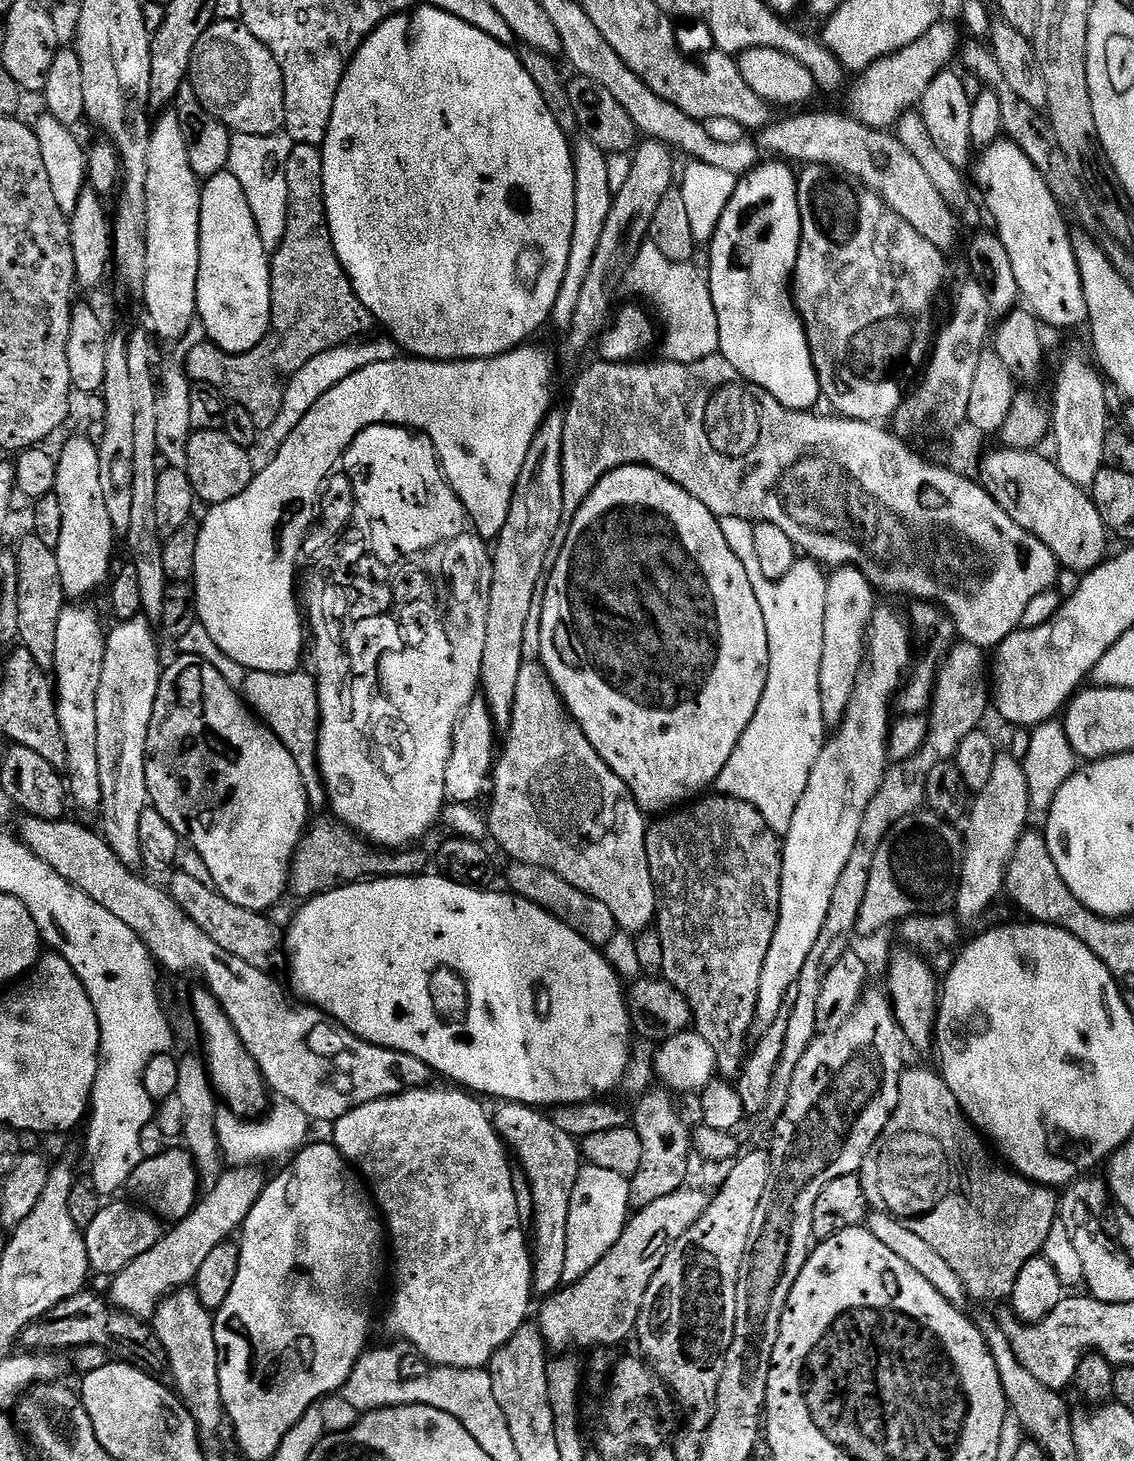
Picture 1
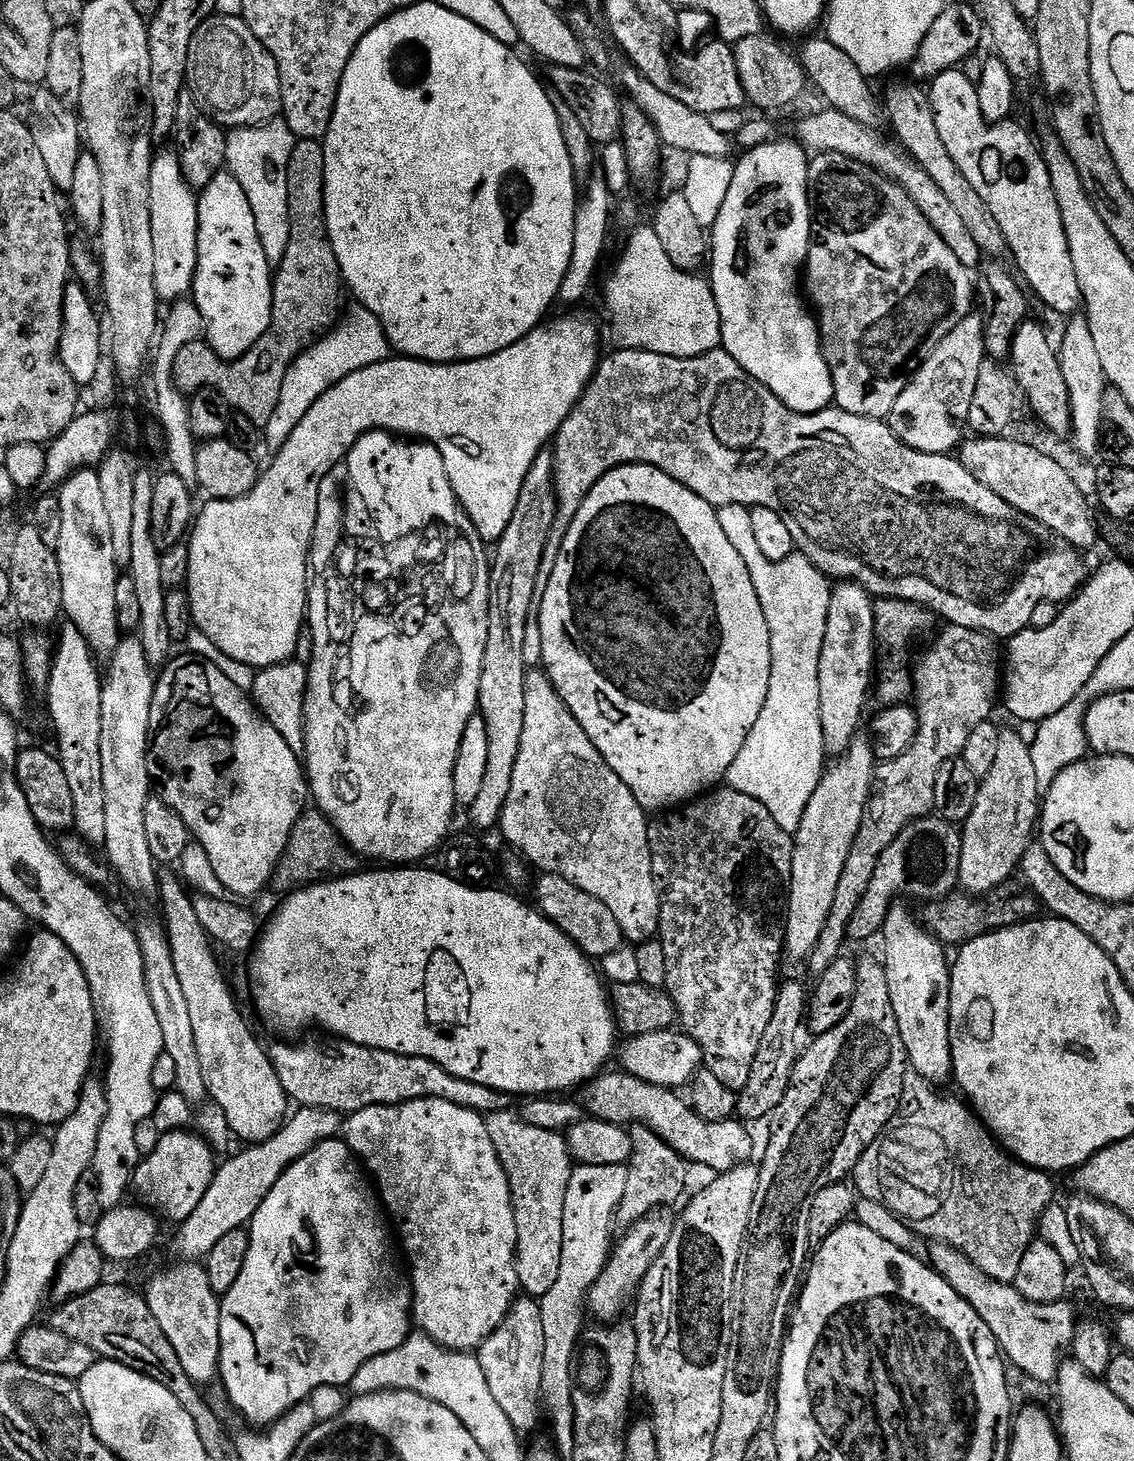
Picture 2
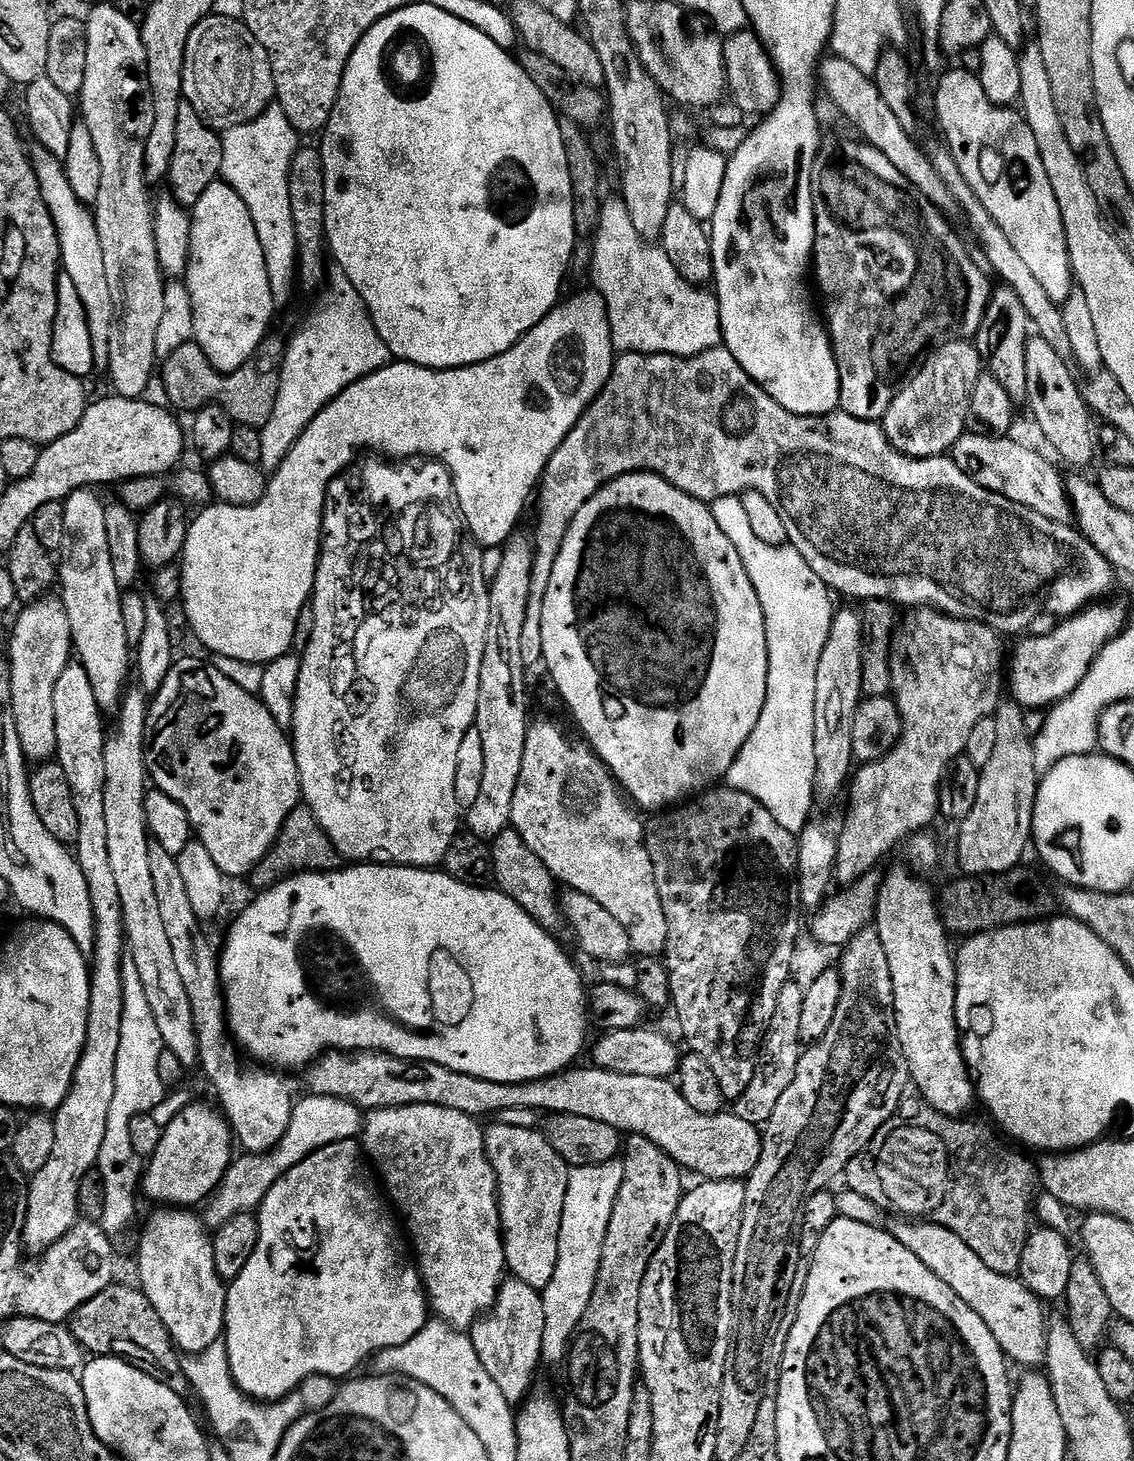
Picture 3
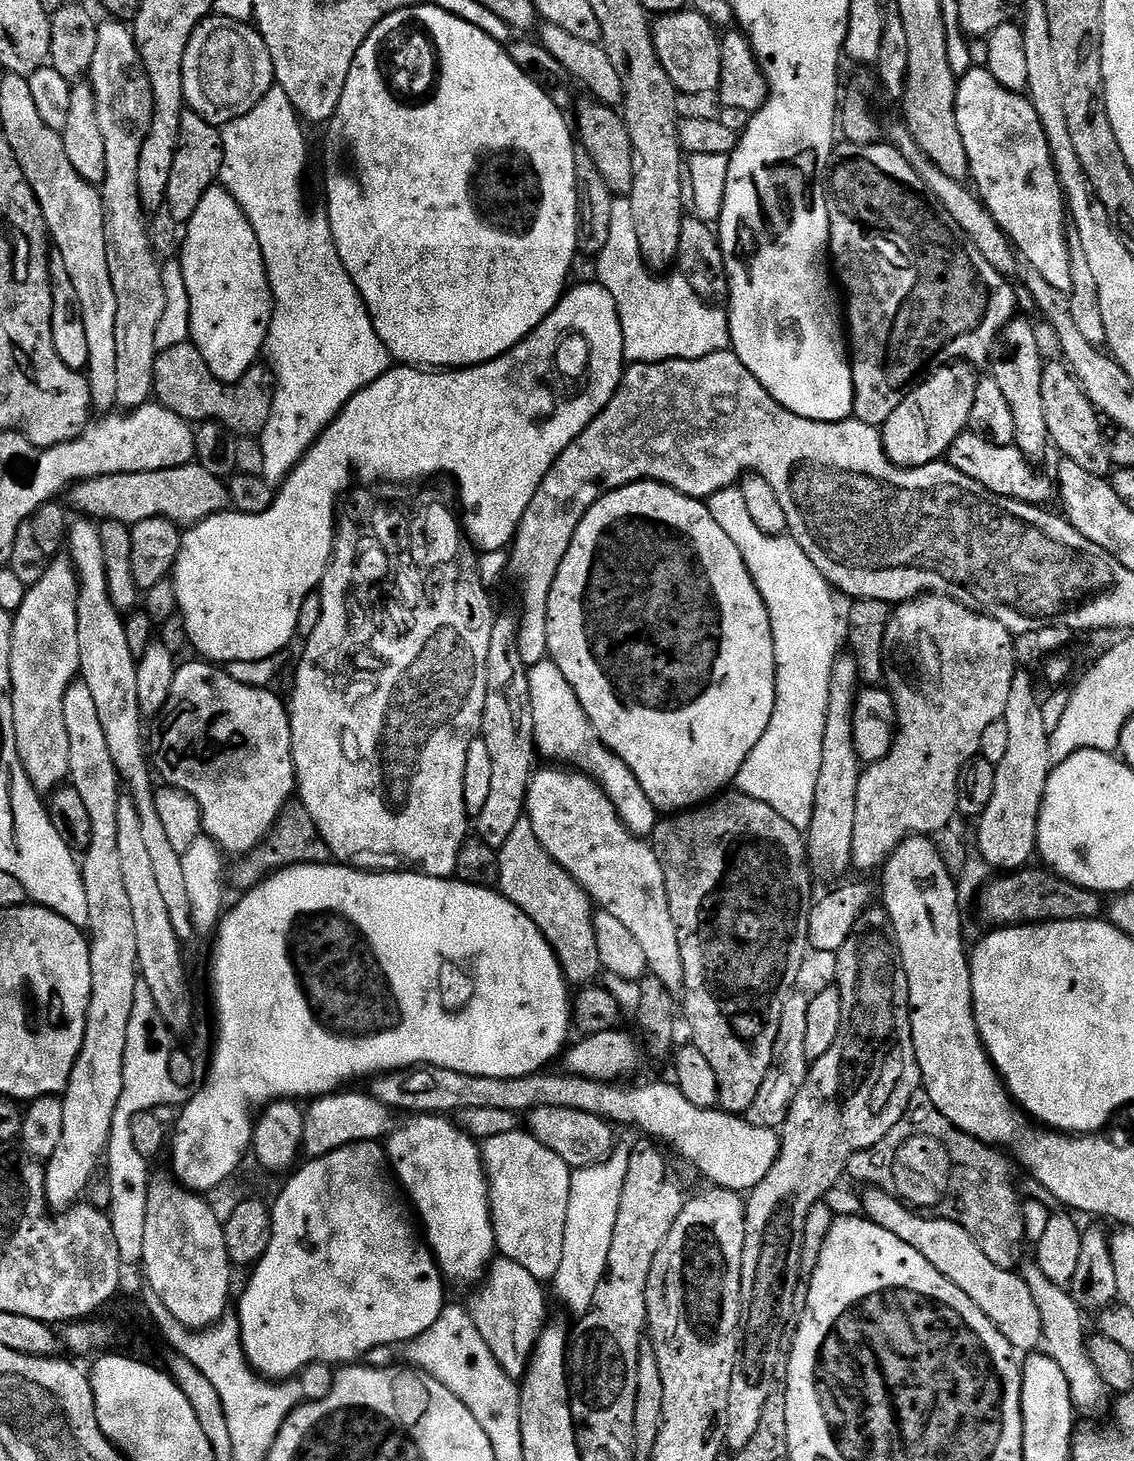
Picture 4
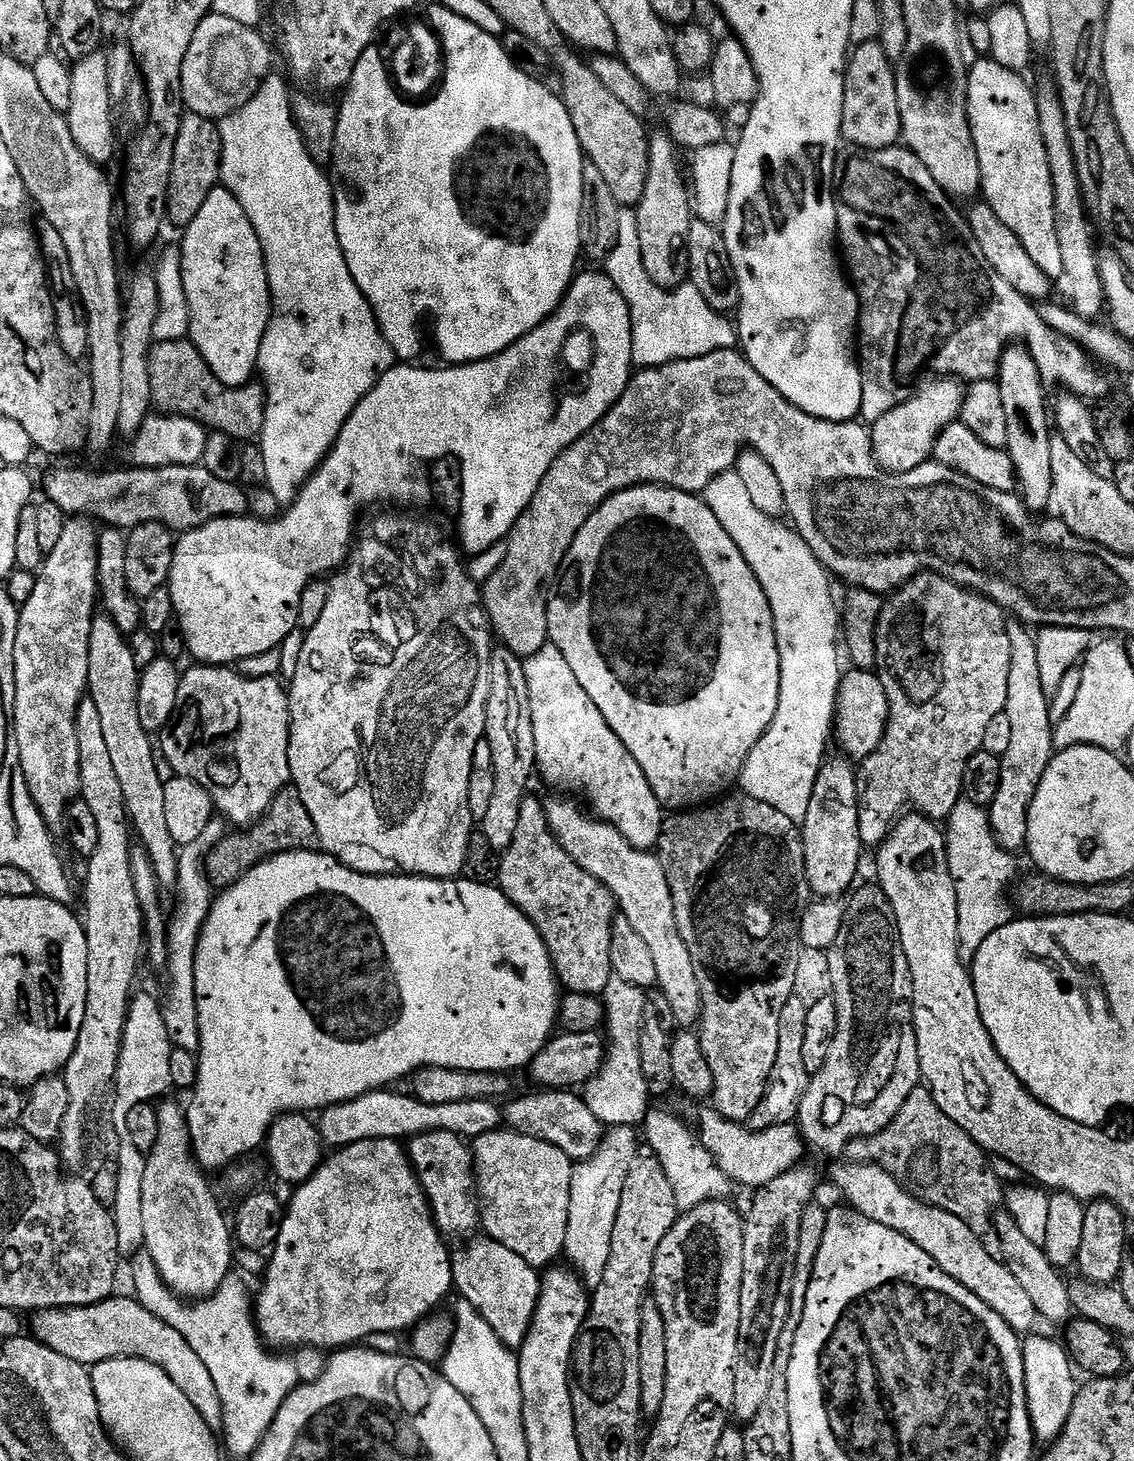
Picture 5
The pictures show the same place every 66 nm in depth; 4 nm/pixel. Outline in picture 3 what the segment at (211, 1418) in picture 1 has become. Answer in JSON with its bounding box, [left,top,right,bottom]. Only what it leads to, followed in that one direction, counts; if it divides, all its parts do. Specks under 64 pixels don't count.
[138,1206,228,1354]

